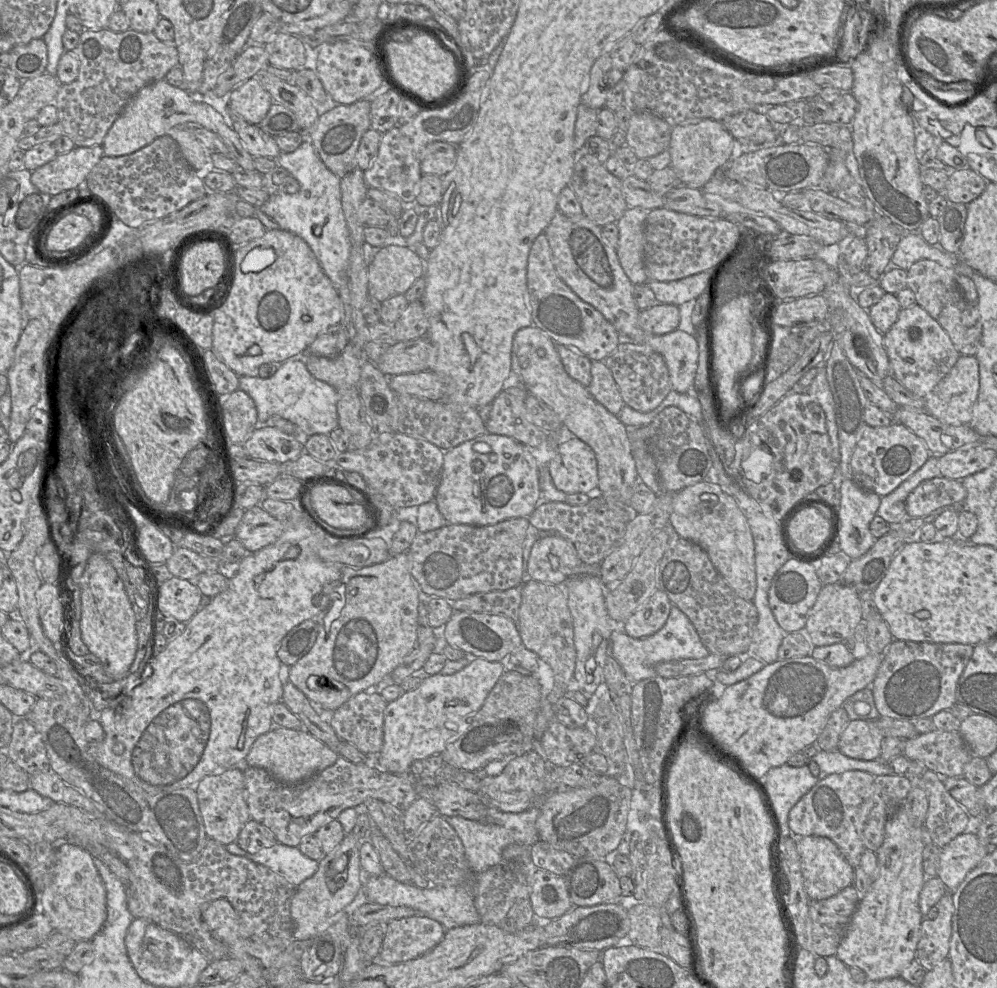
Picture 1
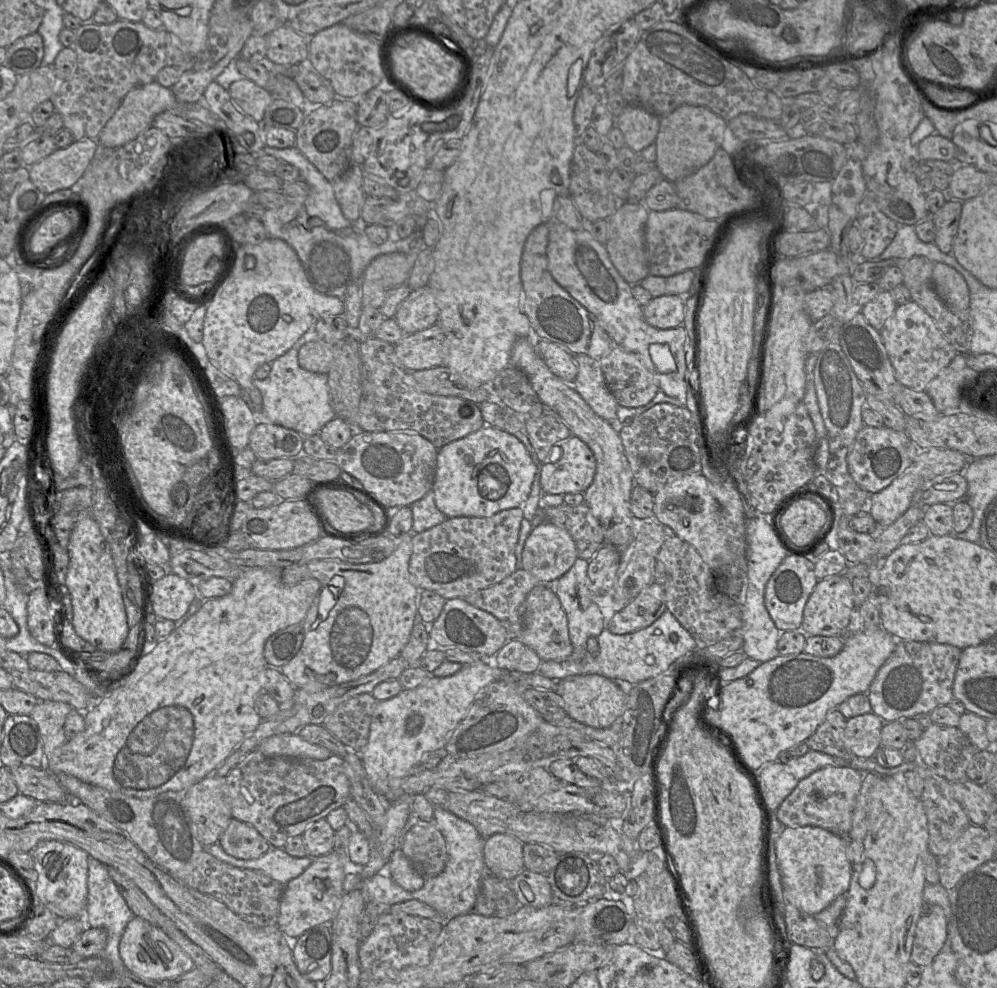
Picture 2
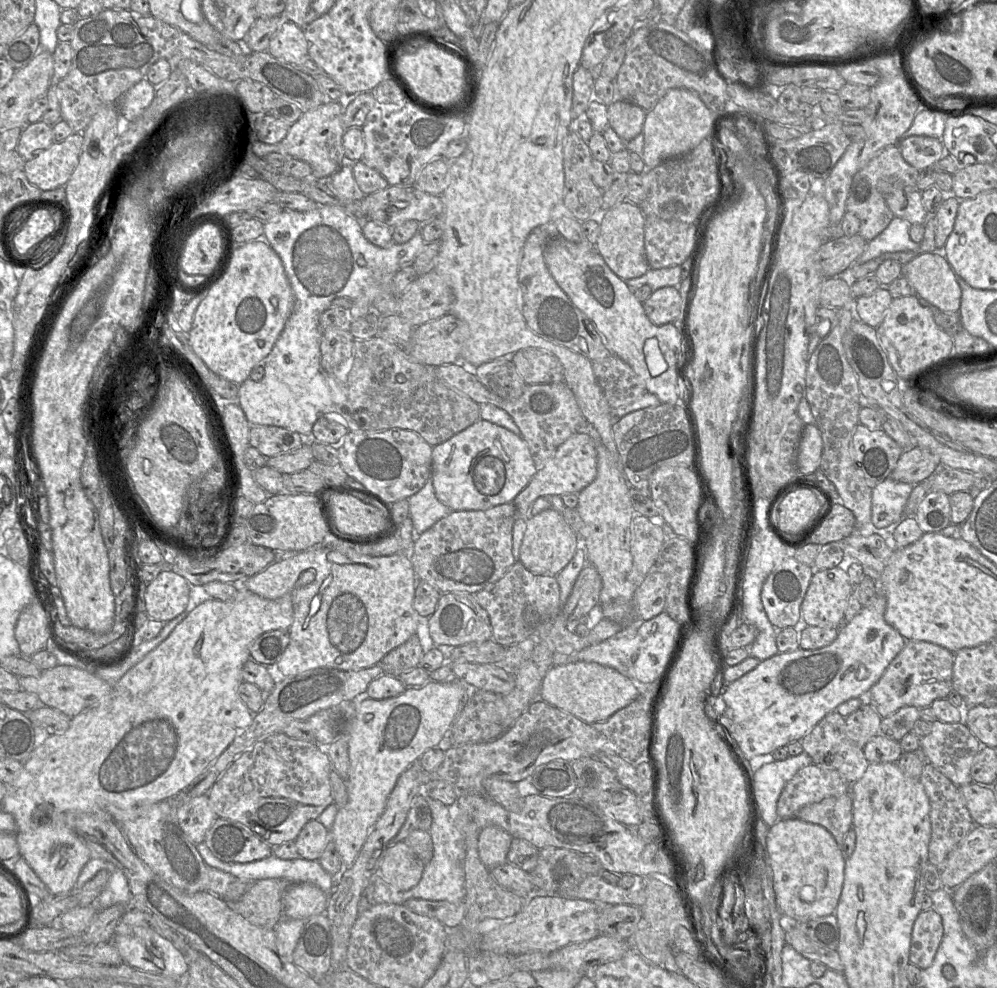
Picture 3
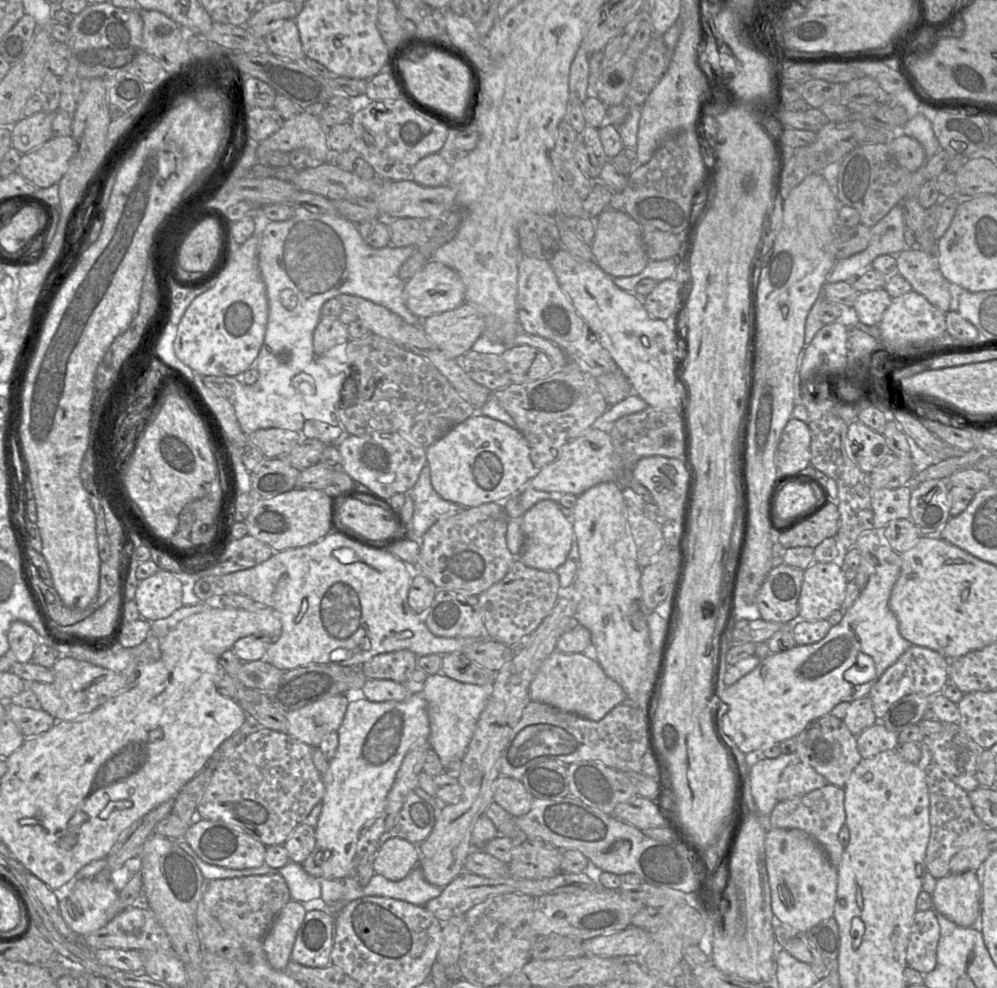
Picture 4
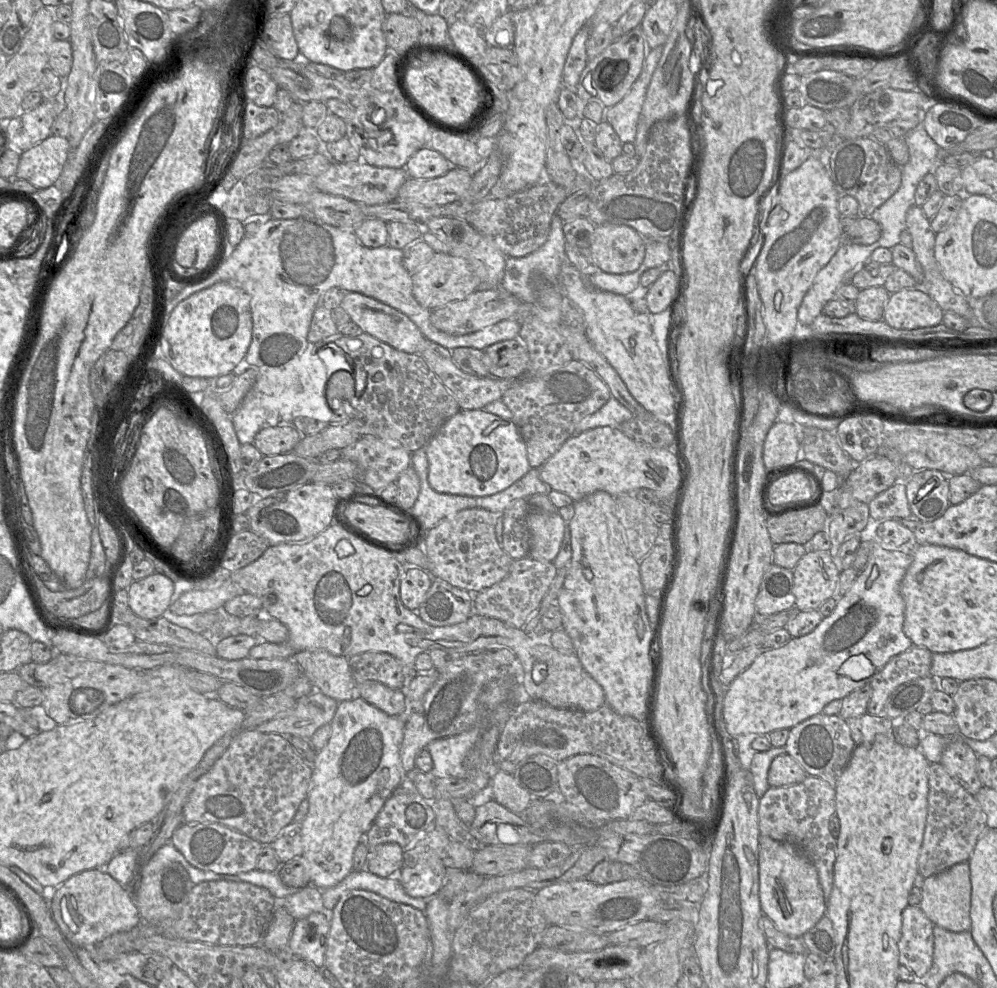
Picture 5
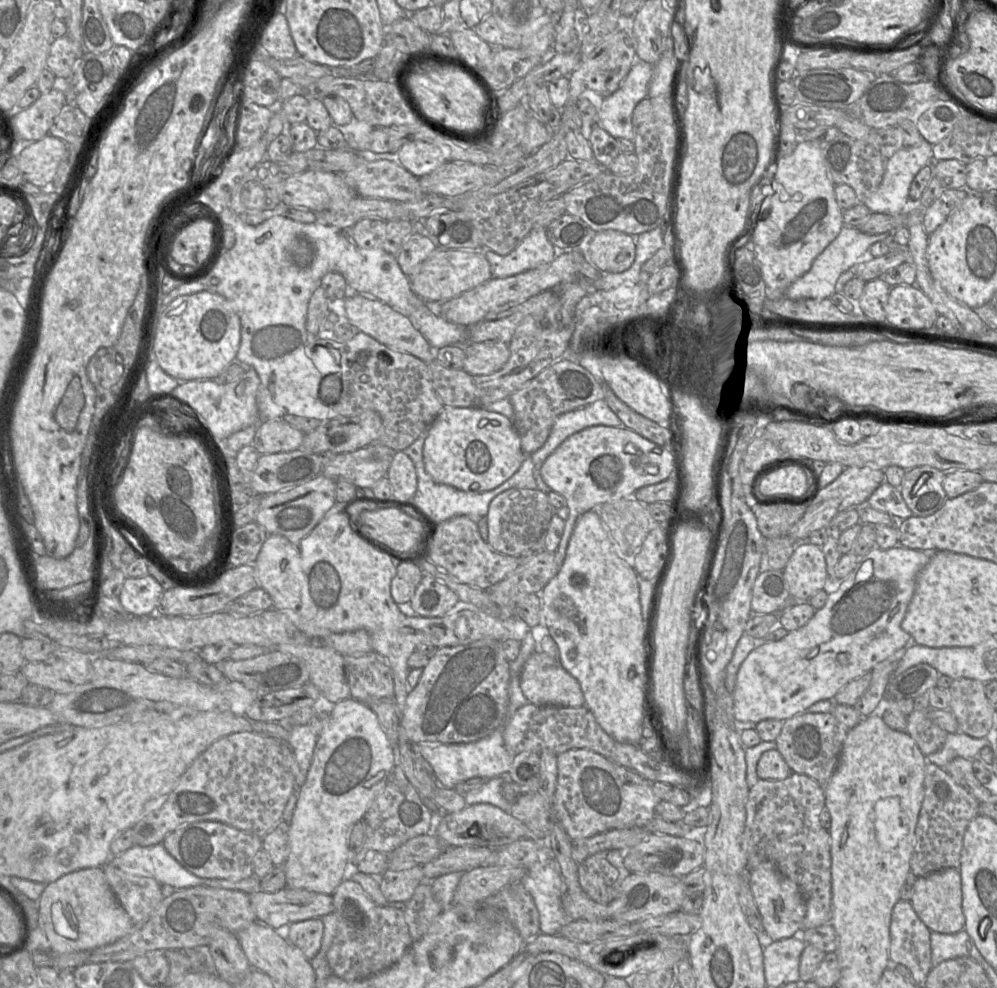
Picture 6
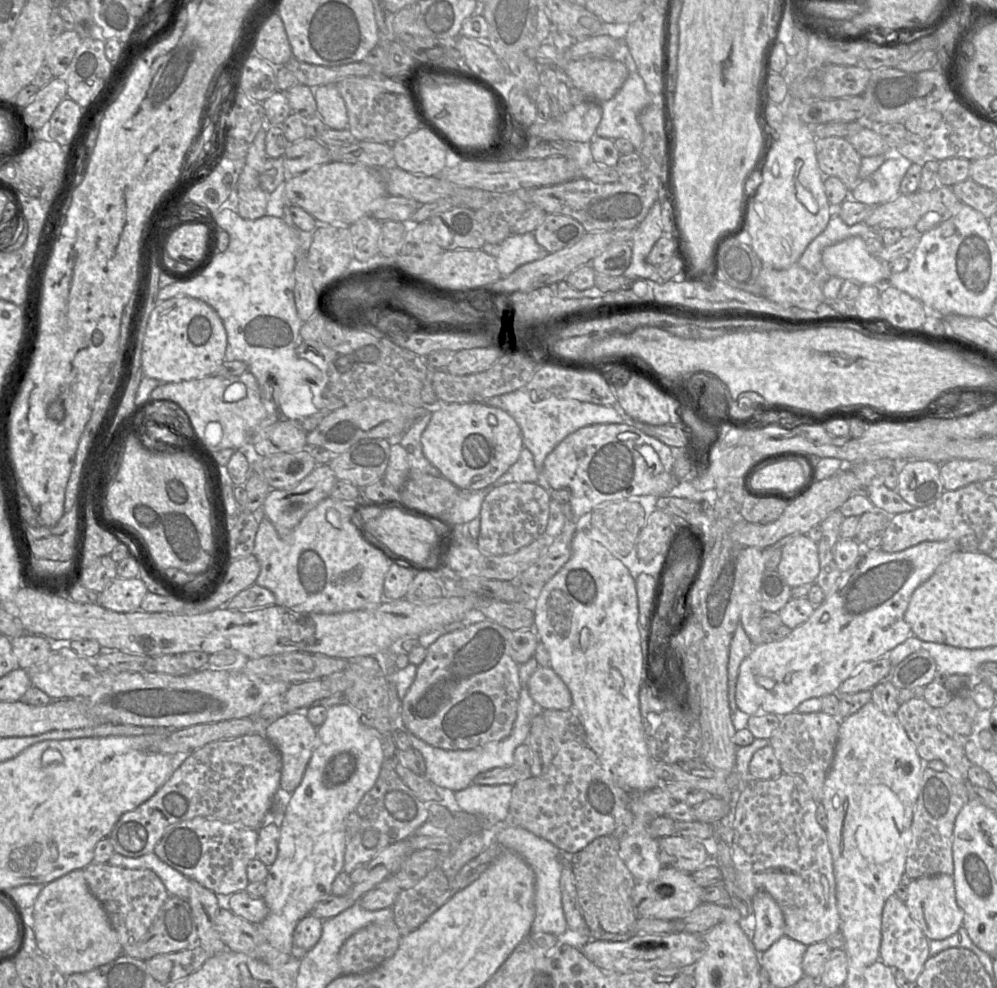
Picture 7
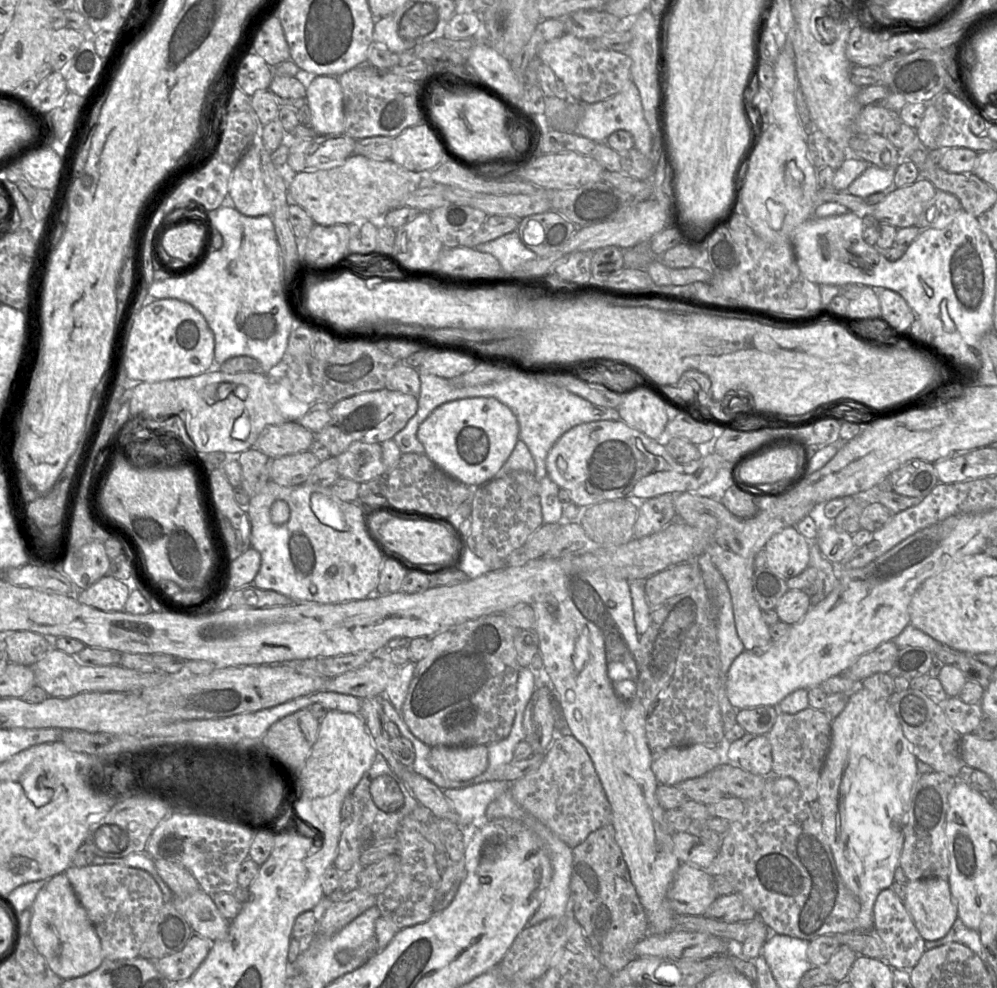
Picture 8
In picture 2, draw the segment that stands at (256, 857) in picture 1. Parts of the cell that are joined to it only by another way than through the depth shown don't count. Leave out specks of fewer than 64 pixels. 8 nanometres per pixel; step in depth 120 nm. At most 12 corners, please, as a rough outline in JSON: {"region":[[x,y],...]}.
{"region":[[219,843],[206,851],[241,869],[264,873],[282,885],[300,876],[313,862],[271,847],[256,859],[227,854]]}

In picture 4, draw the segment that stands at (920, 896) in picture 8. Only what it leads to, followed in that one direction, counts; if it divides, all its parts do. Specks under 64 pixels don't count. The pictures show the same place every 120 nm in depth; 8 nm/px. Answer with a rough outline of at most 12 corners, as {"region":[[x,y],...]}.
{"region":[[969,870],[937,879],[932,908],[978,925],[981,886]]}

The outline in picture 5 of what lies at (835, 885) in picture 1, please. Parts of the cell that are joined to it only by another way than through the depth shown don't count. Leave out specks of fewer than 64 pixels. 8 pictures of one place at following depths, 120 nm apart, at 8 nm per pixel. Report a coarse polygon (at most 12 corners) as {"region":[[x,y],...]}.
{"region":[[759,838],[763,914],[801,938],[827,911],[795,846]]}

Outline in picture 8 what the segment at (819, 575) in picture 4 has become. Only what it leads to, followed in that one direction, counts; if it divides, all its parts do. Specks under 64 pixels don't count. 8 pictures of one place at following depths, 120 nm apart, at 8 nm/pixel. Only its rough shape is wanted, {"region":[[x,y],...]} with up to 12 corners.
{"region":[[787,527],[764,546],[784,580],[809,566],[811,542]]}

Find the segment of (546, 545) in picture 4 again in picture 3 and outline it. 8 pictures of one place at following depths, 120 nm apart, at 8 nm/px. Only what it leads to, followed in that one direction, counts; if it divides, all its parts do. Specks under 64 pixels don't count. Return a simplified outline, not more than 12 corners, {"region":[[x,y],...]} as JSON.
{"region":[[554,508],[526,519],[519,562],[554,576],[580,540]]}

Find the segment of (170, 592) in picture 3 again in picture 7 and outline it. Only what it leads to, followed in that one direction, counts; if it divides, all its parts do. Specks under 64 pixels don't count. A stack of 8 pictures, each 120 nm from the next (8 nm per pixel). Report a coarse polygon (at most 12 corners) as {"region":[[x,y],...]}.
{"region":[[116,577],[98,595],[115,612],[140,609],[148,590],[139,578]]}

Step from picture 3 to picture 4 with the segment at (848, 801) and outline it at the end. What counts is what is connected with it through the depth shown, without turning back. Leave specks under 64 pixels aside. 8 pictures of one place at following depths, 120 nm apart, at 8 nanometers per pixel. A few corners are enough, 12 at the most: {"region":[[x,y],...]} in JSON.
{"region":[[844,788],[779,801],[769,828],[805,831],[838,868]]}

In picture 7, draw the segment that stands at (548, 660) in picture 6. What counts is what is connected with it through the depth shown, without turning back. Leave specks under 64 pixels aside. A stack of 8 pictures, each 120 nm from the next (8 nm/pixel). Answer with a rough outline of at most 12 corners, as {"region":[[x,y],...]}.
{"region":[[539,666],[528,691],[539,710],[569,710],[571,693]]}

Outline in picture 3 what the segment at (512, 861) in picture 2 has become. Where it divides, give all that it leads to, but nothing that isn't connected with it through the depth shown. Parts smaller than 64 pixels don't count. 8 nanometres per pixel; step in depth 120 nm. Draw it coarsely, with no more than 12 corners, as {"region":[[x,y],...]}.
{"region":[[497,826],[480,830],[478,854],[488,868],[507,862],[513,837]]}

